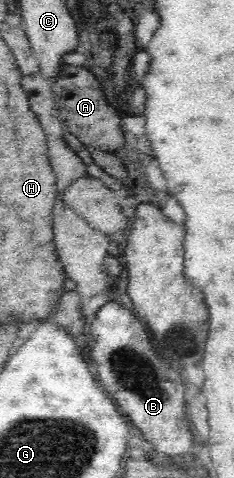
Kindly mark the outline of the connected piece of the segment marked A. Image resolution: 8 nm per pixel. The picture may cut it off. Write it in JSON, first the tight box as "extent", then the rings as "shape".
{"extent":[48,64,124,153],"shape":[[[66,64],[61,77],[48,82],[52,87],[56,105],[61,109],[66,129],[84,145],[113,153],[124,145],[124,133],[120,128],[123,125],[123,117],[117,108],[109,103],[102,84],[93,72],[82,66]]]}

